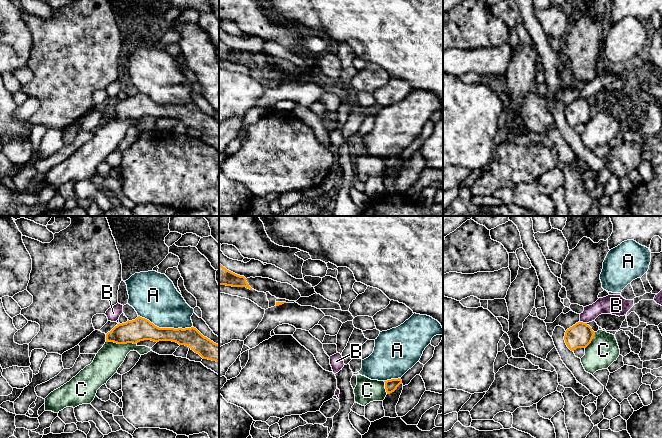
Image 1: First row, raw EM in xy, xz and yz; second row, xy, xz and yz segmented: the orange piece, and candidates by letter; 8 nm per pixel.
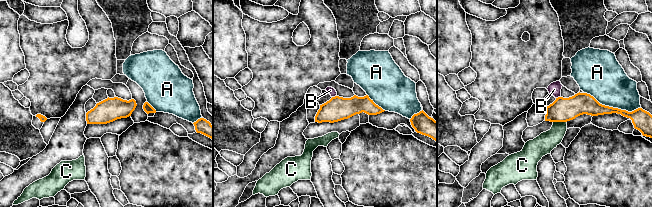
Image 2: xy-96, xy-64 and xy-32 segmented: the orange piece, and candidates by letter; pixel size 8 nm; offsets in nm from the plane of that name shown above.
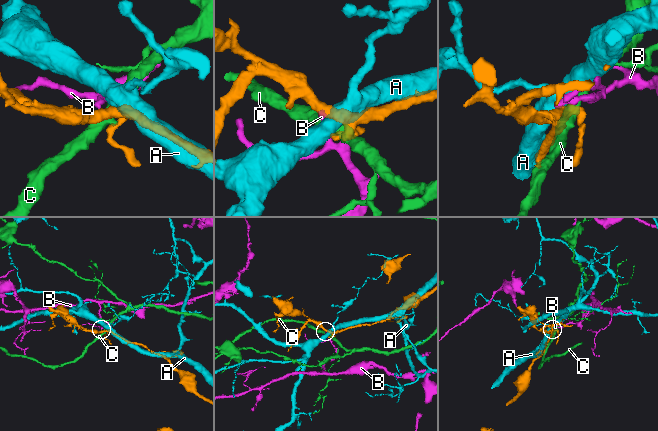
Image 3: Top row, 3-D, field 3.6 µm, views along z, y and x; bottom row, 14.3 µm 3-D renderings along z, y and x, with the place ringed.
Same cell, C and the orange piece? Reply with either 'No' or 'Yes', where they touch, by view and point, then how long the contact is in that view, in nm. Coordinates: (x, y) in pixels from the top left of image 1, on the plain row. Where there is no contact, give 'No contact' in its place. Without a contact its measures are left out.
No. Touches orange at xy (121, 119). Shared border 240 nm

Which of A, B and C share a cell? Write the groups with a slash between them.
A / B / C

